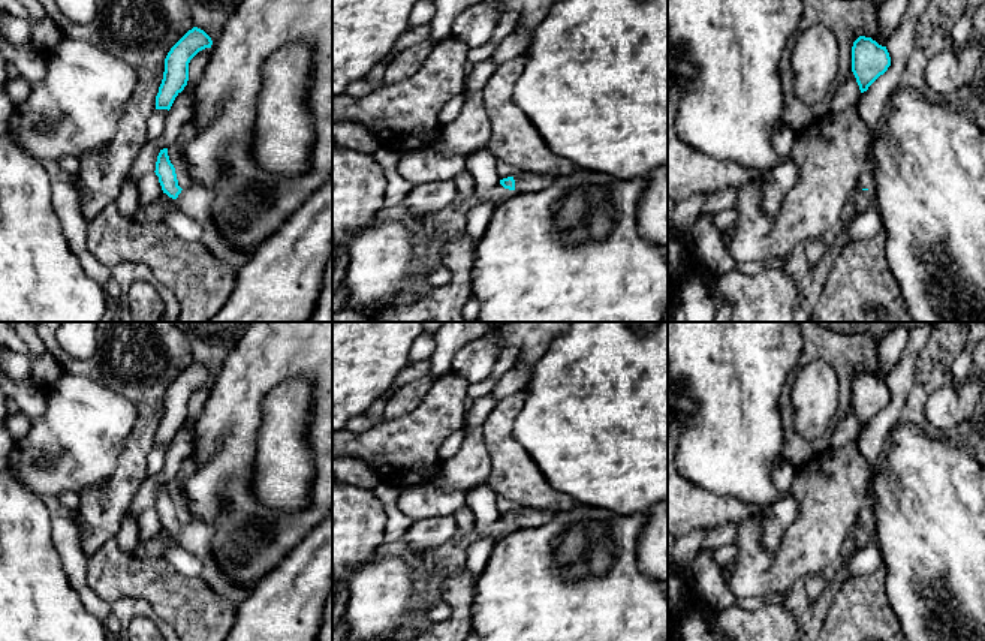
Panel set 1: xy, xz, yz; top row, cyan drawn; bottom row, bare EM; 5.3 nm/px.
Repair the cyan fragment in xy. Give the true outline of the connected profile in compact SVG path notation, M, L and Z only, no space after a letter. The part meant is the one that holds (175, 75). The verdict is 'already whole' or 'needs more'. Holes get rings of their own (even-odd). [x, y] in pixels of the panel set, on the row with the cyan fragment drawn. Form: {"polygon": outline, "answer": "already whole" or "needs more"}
{"polygon": "M201 28L189 30L168 52L163 79L156 96L156 109L171 109L189 81L189 63L202 49L211 48L211 37Z", "answer": "already whole"}

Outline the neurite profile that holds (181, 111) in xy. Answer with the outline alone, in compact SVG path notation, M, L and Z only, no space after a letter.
M187 85L175 97L166 117L165 130L160 138L145 142L139 150L129 177L138 181L144 174L156 171L157 156L163 148L169 148L178 138L181 127L195 115L193 100L187 93Z

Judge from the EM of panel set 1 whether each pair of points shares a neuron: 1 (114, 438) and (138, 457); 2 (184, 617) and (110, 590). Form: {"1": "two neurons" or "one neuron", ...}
{"1": "two neurons", "2": "one neuron"}

